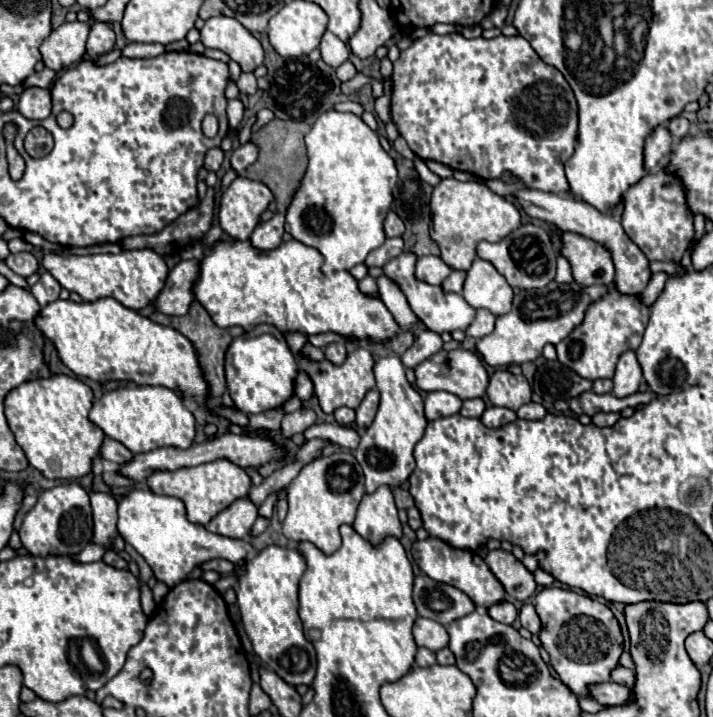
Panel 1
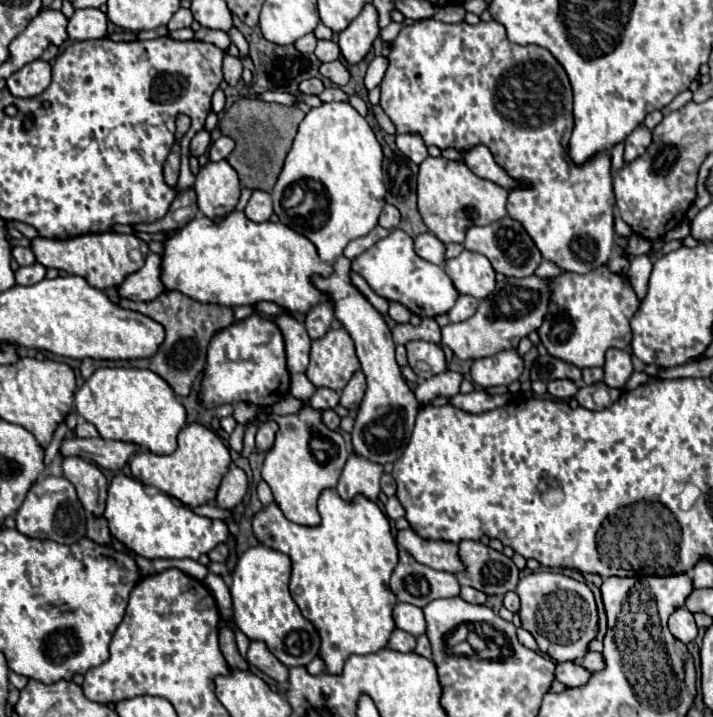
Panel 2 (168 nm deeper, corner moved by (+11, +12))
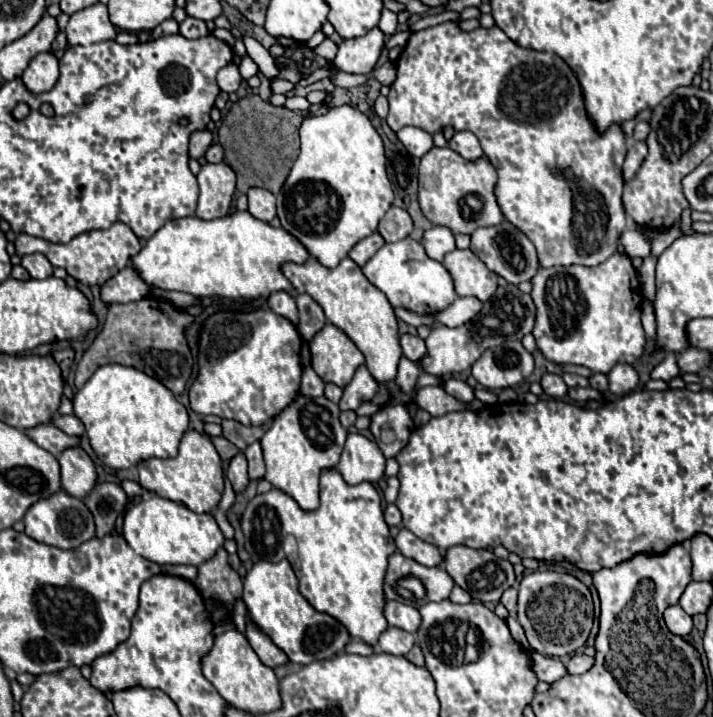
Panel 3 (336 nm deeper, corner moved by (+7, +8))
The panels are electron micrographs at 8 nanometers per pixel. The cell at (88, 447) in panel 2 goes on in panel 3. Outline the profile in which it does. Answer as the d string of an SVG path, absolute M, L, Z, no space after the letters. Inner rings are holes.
M41 424L37 428L25 430L25 434L31 440L35 440L41 448L45 448L47 452L51 452L53 456L59 456L67 448L81 446L81 440L77 436L69 436L69 434L61 432L59 428L53 428L53 426L47 426L47 424Z

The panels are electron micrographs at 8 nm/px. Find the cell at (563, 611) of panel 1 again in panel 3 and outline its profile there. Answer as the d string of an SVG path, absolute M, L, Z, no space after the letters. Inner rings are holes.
M531 572L519 586L519 618L531 648L543 656L571 656L585 646L593 626L593 600L589 588L571 574Z

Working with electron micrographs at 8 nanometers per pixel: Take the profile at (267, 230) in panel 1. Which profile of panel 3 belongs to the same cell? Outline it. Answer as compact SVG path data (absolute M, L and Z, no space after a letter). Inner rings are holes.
M251 188L249 196L249 214L257 220L271 222L275 218L275 196L263 188Z

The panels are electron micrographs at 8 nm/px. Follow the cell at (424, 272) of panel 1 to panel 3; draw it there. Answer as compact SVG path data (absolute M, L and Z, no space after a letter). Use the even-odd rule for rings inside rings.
M433 226L431 230L427 230L423 234L421 244L423 244L427 256L437 262L443 262L445 254L455 250L455 238L453 238L451 230L445 226Z

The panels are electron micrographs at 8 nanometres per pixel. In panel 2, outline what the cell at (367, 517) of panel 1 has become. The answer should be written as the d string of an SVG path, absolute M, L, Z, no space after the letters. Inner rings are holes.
M355 452L349 454L345 468L341 472L337 492L341 498L351 500L355 494L365 494L371 500L377 500L379 494L379 480L383 474L383 466L371 462Z

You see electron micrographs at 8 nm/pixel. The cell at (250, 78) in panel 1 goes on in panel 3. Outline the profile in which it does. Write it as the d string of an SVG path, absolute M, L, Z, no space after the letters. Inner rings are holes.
M229 62L225 68L221 68L217 72L217 84L225 92L235 92L241 82L243 82L243 78L241 78L239 66L235 62Z

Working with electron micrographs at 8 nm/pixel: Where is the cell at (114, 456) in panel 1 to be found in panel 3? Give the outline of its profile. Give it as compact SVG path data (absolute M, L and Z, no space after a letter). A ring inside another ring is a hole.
M57 416L57 418L53 418L53 426L57 426L59 430L63 430L69 436L85 434L85 426L81 424L81 420L77 416Z

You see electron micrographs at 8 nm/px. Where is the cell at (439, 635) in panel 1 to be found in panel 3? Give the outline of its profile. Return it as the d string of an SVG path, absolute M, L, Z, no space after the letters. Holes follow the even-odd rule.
M387 602L385 604L385 618L389 626L401 628L405 632L417 632L421 626L421 614L413 606L407 604L397 604L397 602Z

